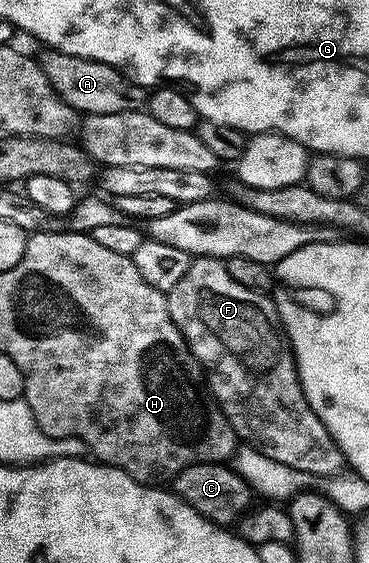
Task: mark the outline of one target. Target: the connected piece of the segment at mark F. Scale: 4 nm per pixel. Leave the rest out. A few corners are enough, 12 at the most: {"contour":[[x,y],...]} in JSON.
{"contour":[[213,256],[167,295],[246,445],[314,478],[345,455],[272,295]]}

